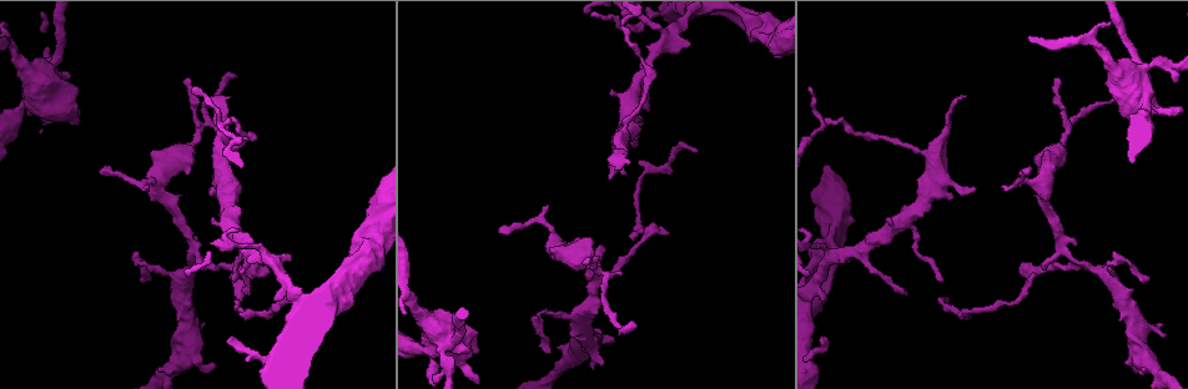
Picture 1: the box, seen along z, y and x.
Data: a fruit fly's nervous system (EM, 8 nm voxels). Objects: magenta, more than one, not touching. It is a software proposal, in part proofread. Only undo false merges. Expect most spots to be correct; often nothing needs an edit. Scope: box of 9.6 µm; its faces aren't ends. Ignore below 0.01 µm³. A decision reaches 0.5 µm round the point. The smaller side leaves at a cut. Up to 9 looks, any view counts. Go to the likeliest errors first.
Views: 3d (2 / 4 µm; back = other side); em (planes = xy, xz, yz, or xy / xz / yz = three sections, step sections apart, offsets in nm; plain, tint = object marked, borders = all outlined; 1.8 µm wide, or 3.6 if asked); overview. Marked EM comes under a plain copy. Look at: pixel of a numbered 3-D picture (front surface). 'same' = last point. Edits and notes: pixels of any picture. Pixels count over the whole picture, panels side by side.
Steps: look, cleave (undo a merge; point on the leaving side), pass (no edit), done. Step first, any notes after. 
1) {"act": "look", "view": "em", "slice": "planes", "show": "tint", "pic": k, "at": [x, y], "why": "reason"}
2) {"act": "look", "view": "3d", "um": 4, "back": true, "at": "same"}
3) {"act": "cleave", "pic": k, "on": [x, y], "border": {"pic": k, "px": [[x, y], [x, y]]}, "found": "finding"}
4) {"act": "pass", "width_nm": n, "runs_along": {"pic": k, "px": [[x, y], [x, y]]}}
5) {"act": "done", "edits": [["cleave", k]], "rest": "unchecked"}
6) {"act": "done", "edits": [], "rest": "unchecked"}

{"act": "look", "view": "em", "um": 3.6, "slice": "planes", "show": "tint", "pic": 1, "at": [1141, 99]}

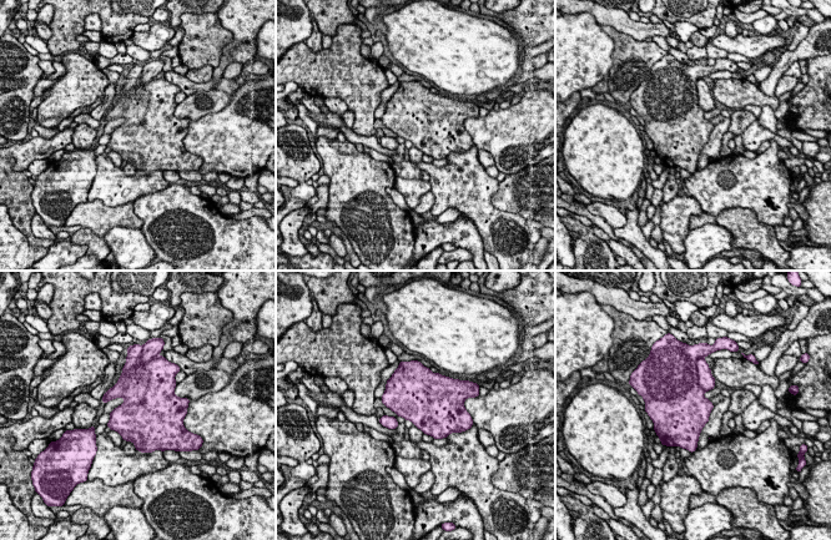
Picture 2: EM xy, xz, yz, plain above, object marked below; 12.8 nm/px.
{"act": "cleave", "pic": 2, "on": [706, 380], "found": "a second neuron is stuck on"}

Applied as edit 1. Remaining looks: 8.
{"act": "look", "view": "overview", "why": "redraw"}

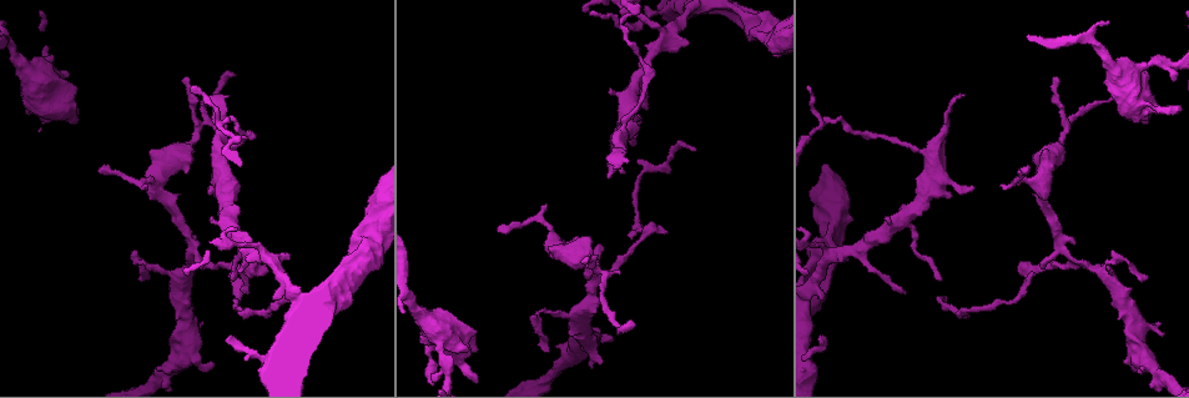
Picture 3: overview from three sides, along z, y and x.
{"act": "look", "view": "3d", "um": 2, "back": true, "pic": 3, "at": [1062, 251], "why": "three-way junction"}

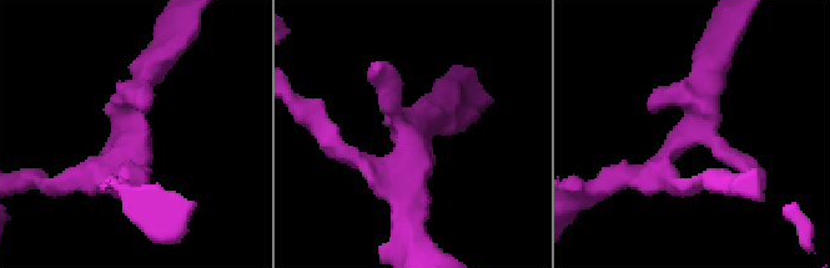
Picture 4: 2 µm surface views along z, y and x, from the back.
{"act": "look", "view": "em", "slice": "xz", "step": 4, "show": "tint", "pic": 4, "at": [134, 135], "why": "now the EM"}

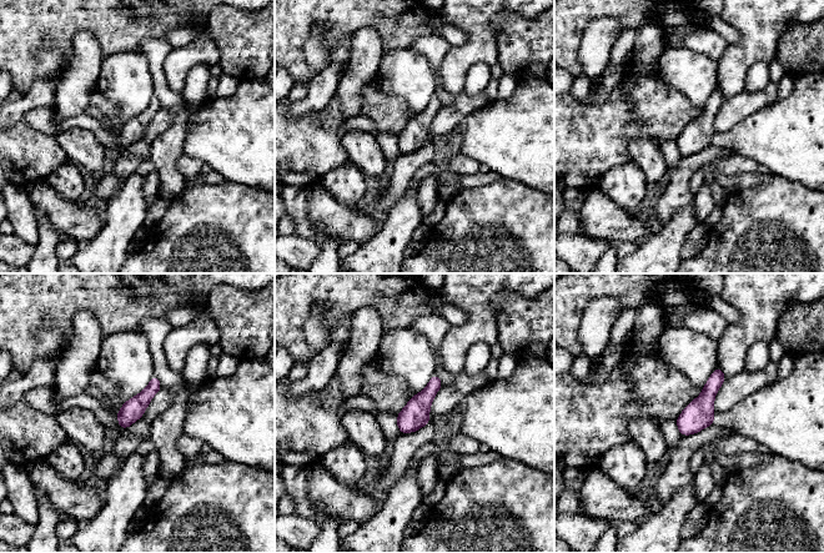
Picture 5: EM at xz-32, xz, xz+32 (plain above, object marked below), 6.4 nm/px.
{"act": "look", "view": "em", "slice": "planes", "show": "tint", "at": "same"}

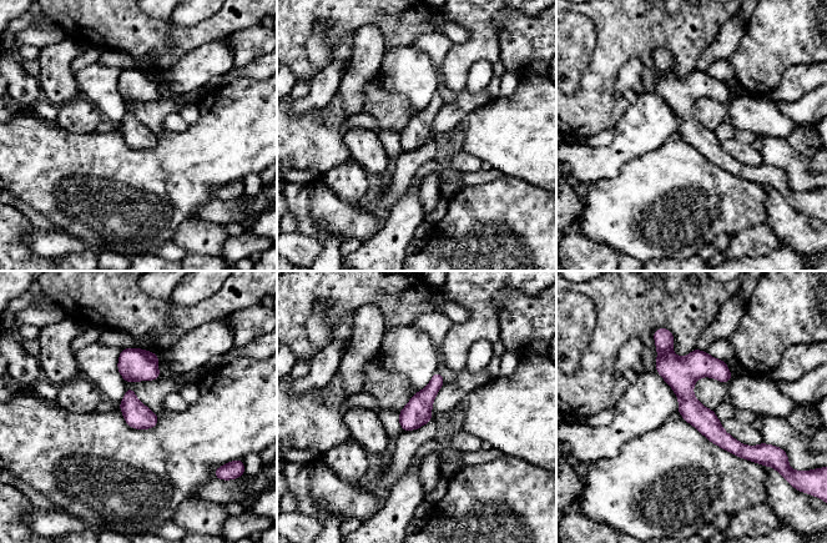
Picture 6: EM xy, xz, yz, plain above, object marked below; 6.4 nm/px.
{"act": "pass", "width_nm": 160, "found": "all the same neuron"}

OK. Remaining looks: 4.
{"act": "look", "view": "em", "um": 3.6, "slice": "planes", "show": "tint", "pic": 3, "at": [141, 261]}

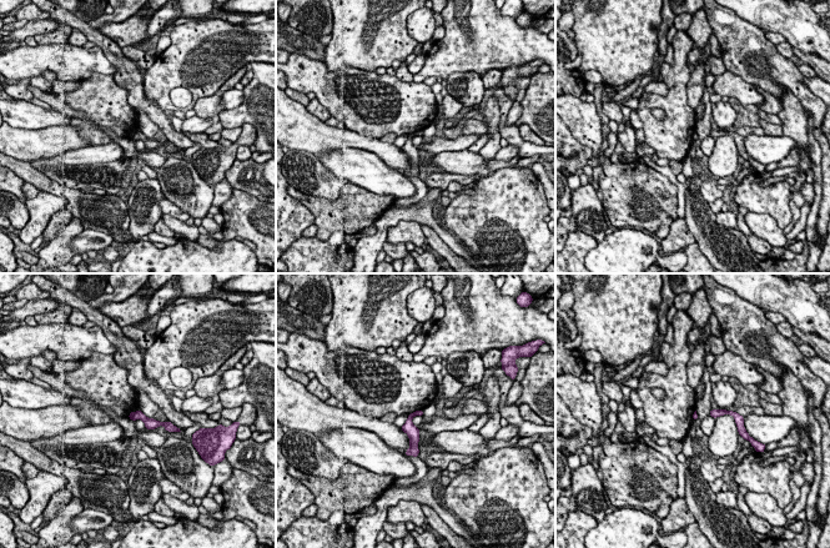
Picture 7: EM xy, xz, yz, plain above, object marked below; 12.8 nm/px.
{"act": "pass", "width_nm": 60, "found": "one neuron here"}

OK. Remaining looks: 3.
{"act": "look", "view": "3d", "um": 2, "pic": 3, "at": [185, 354], "why": "sharp bend"}

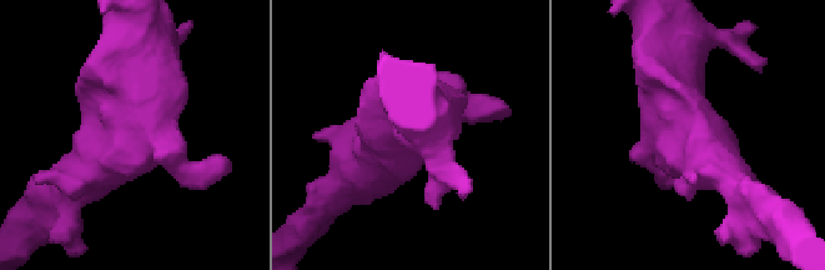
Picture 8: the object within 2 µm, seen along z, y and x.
{"act": "look", "view": "em", "slice": "xz", "step": 8, "show": "tint", "pic": 8, "at": [681, 125]}

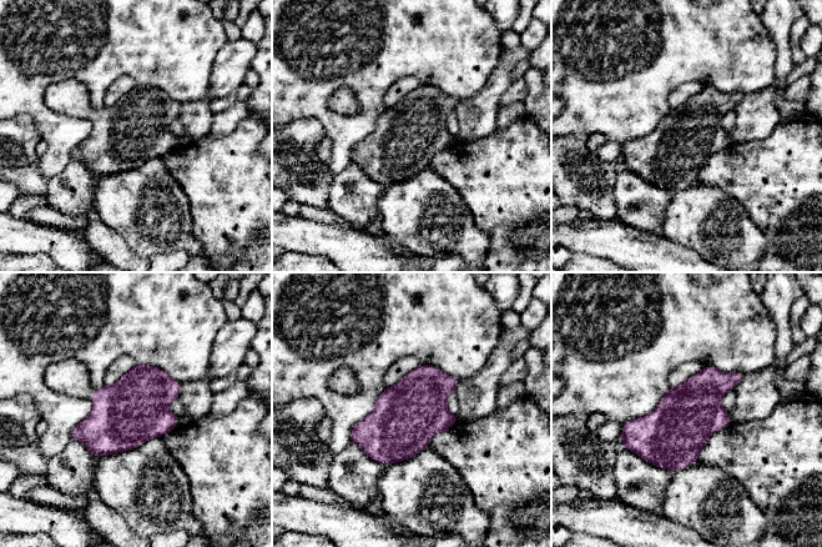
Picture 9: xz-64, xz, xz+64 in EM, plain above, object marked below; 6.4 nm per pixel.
{"act": "look", "view": "em", "slice": "xy", "step": 16, "show": "tint", "at": "same", "why": "another direction"}

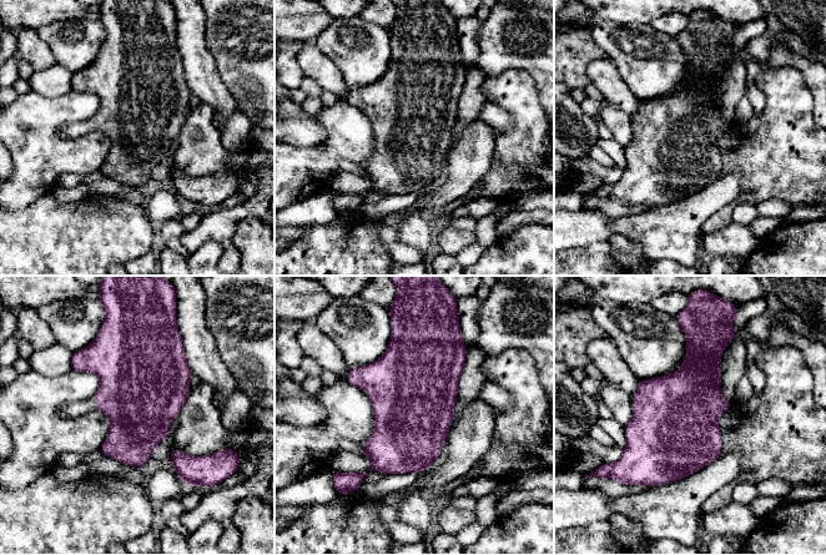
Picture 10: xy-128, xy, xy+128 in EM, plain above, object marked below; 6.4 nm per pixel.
{"act": "pass", "found": "all the same neuron"}

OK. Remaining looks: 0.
{"act": "done", "edits": [["cleave", 2]], "rest": "unchecked"}

